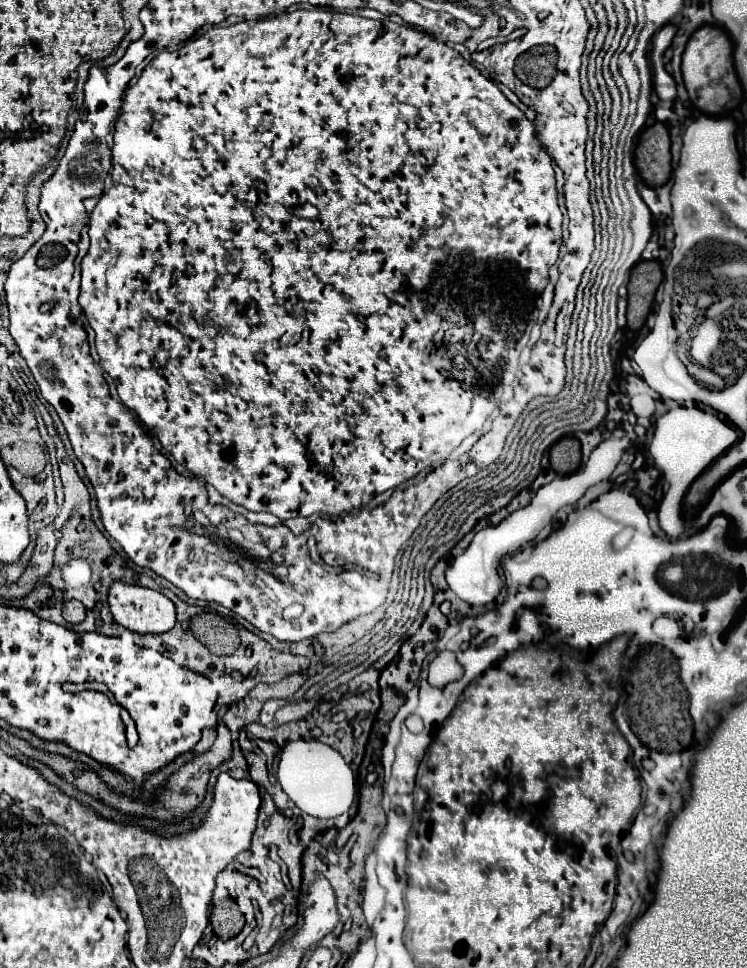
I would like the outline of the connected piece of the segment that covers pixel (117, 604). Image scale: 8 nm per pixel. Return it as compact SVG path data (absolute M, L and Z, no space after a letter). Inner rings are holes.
M113 583L109 589L109 607L113 619L137 633L165 633L173 629L175 625L175 605L169 597L165 597L159 591L139 587L139 585L127 585L127 583Z

